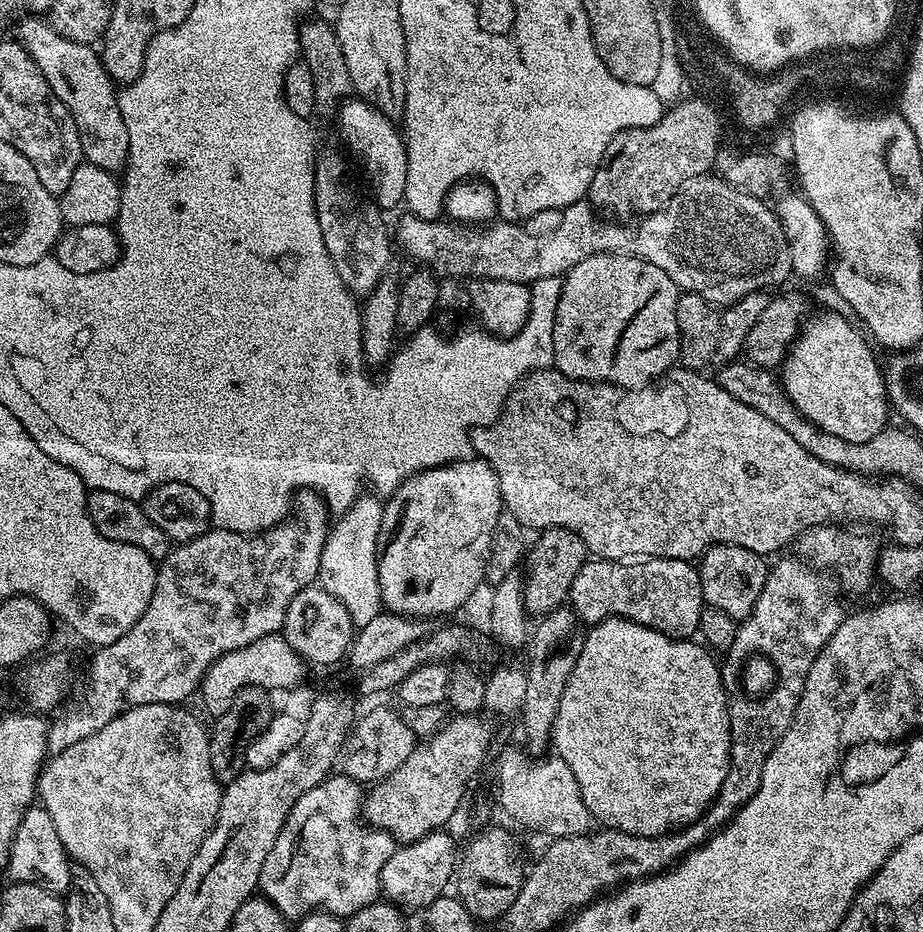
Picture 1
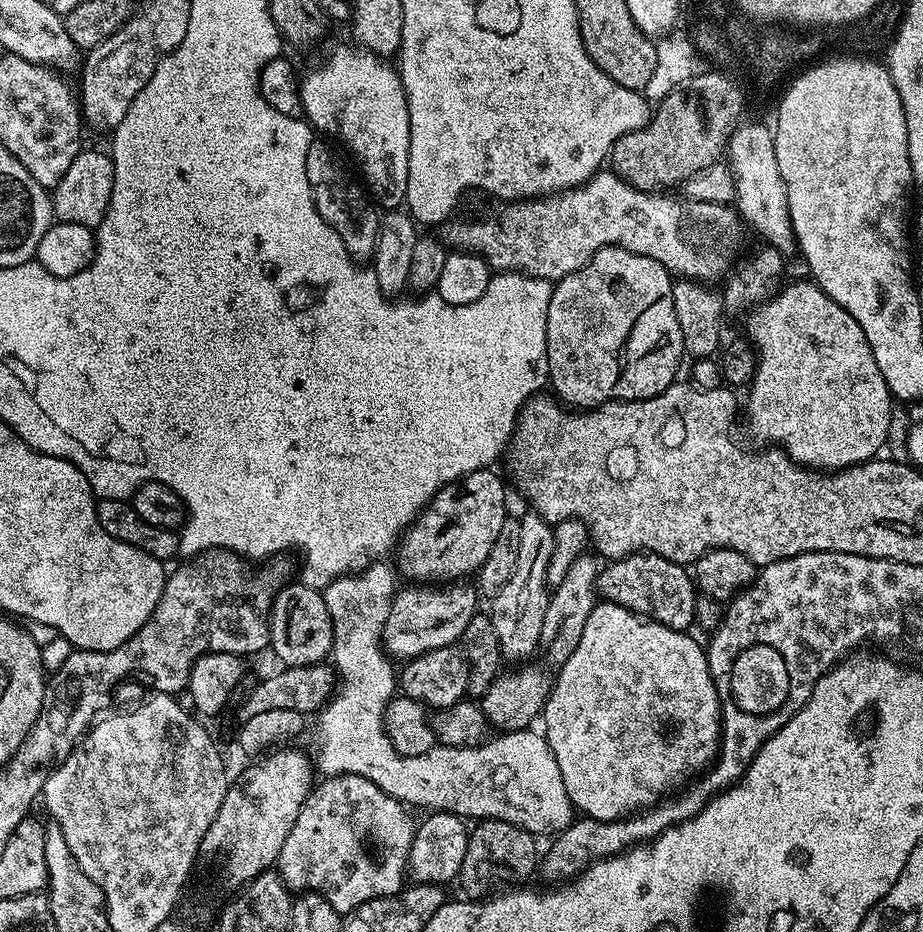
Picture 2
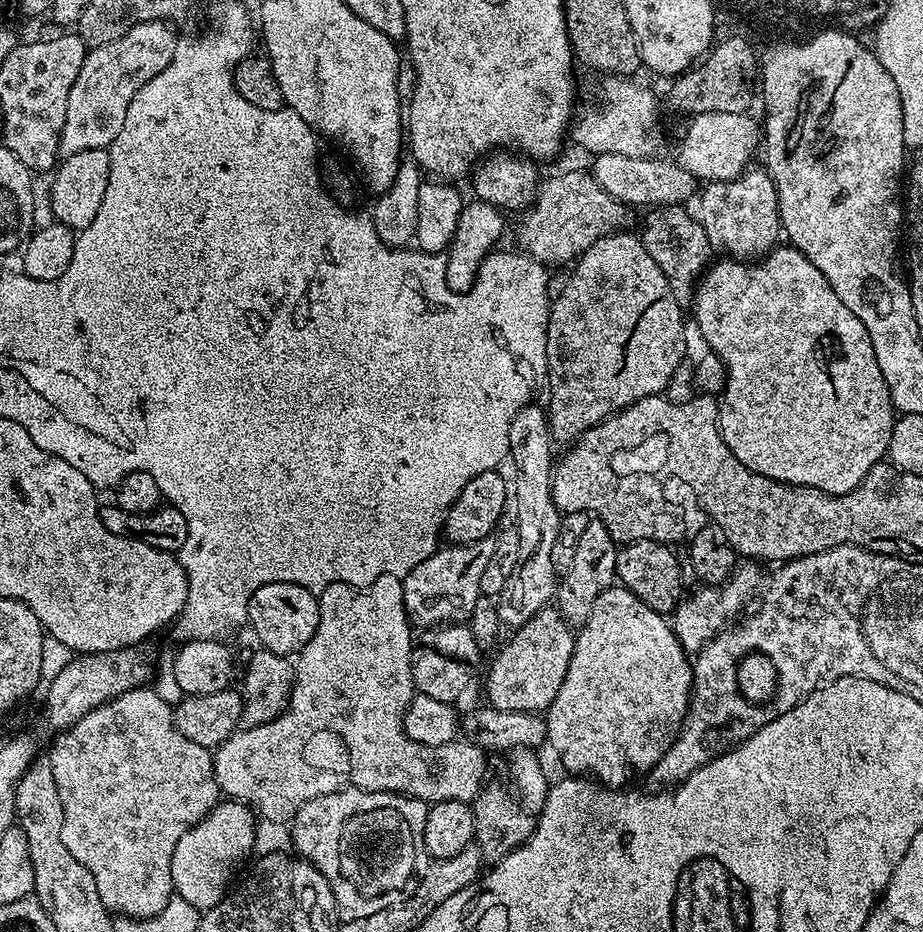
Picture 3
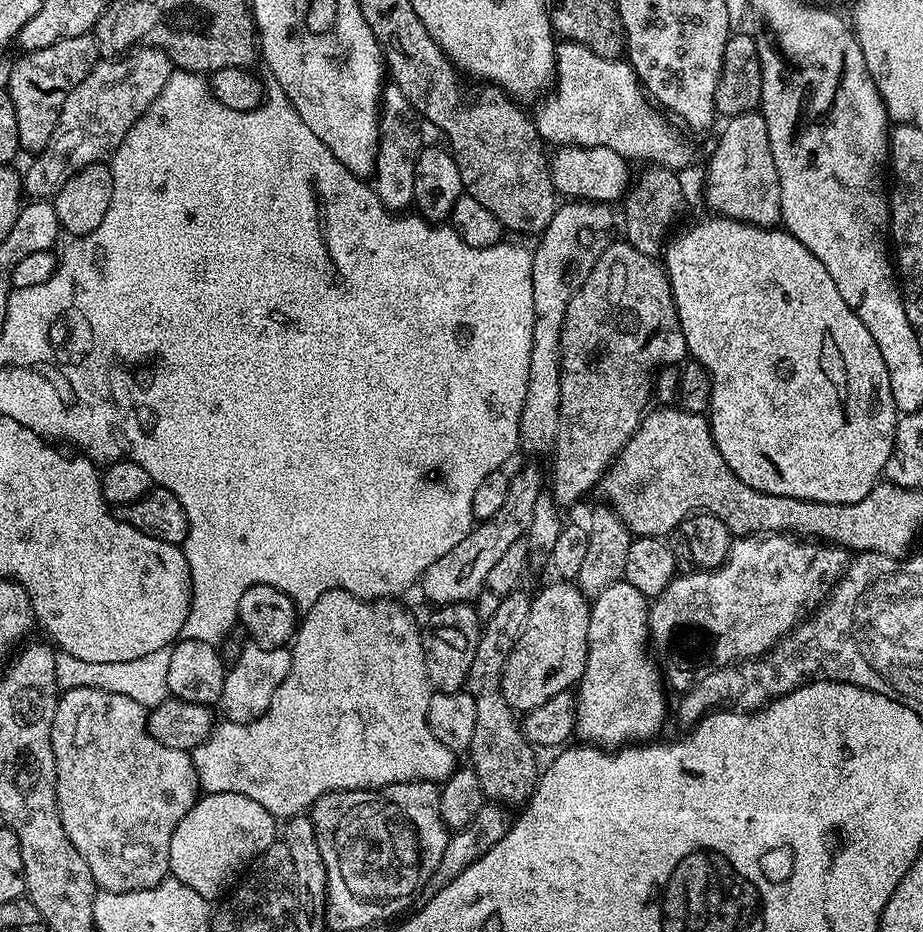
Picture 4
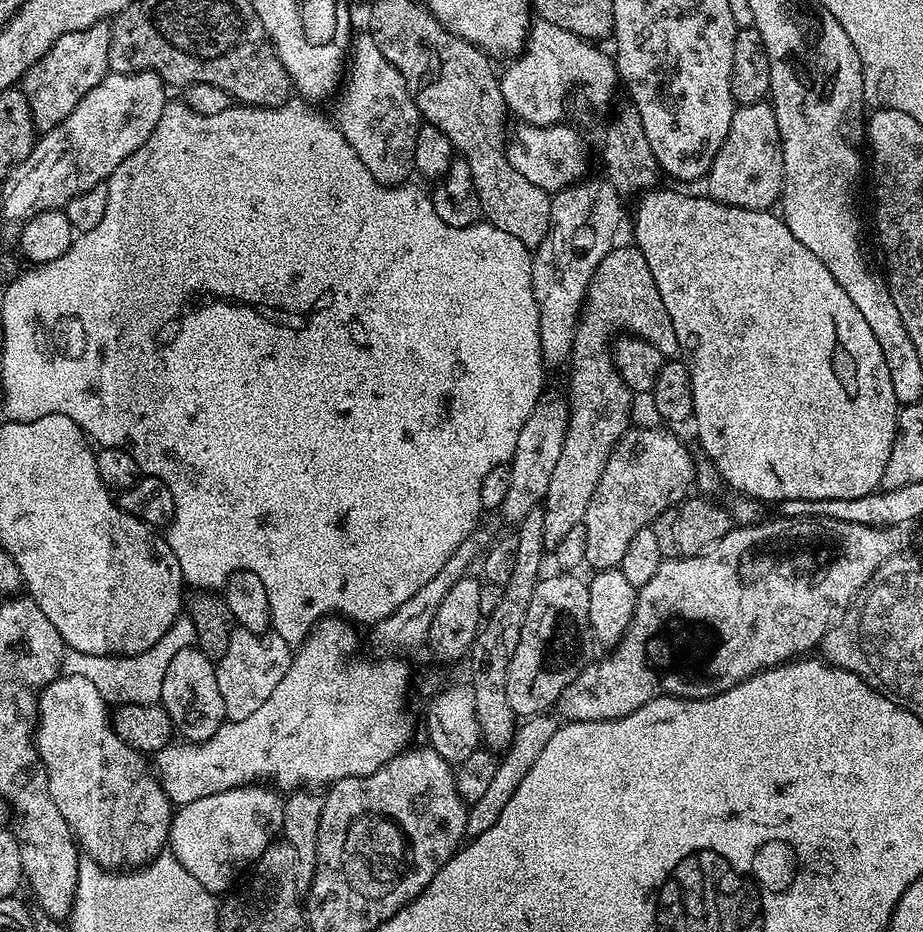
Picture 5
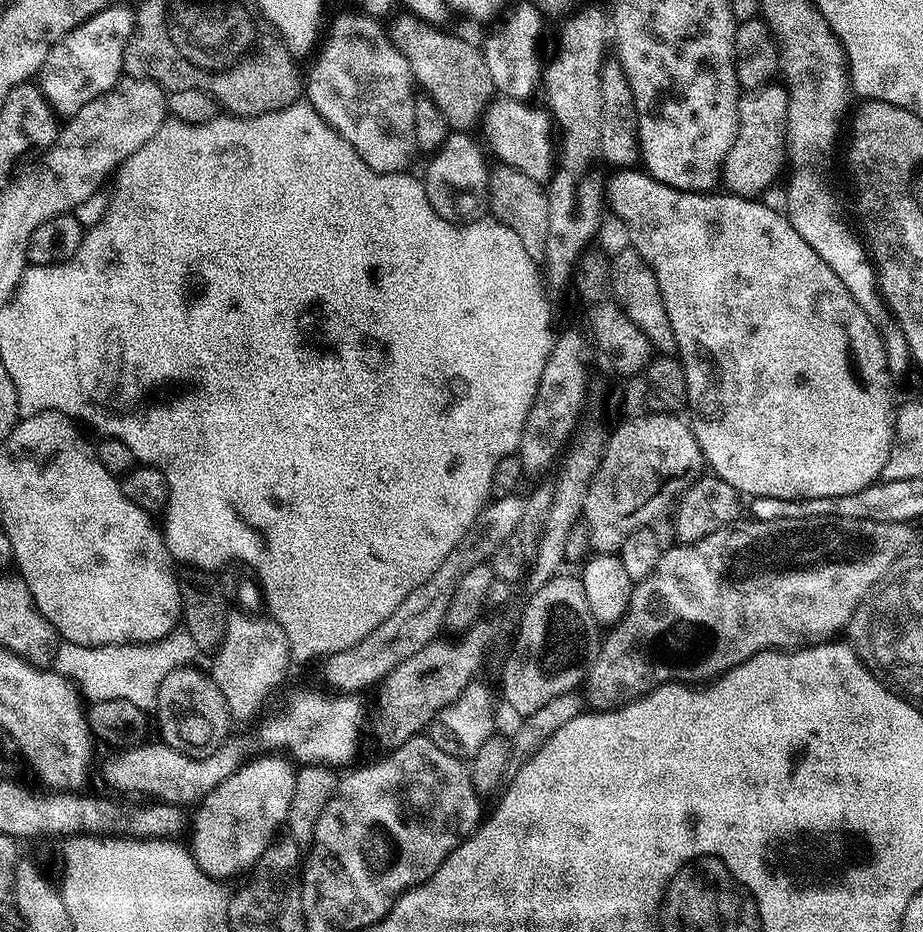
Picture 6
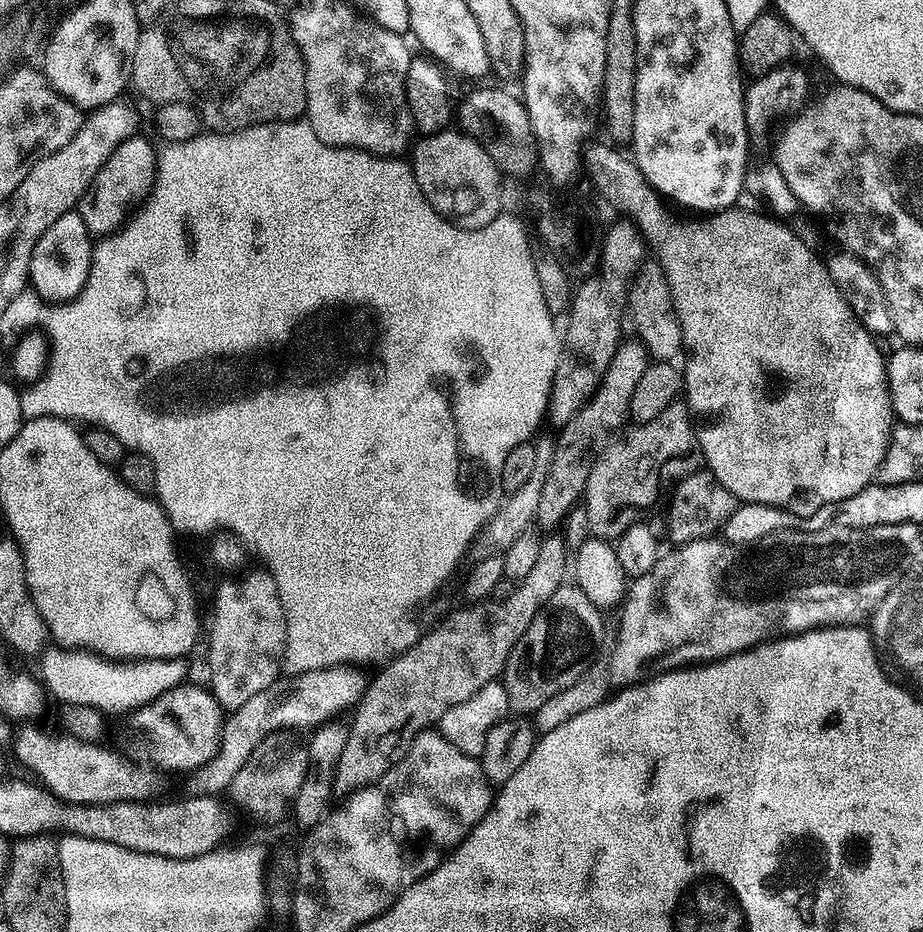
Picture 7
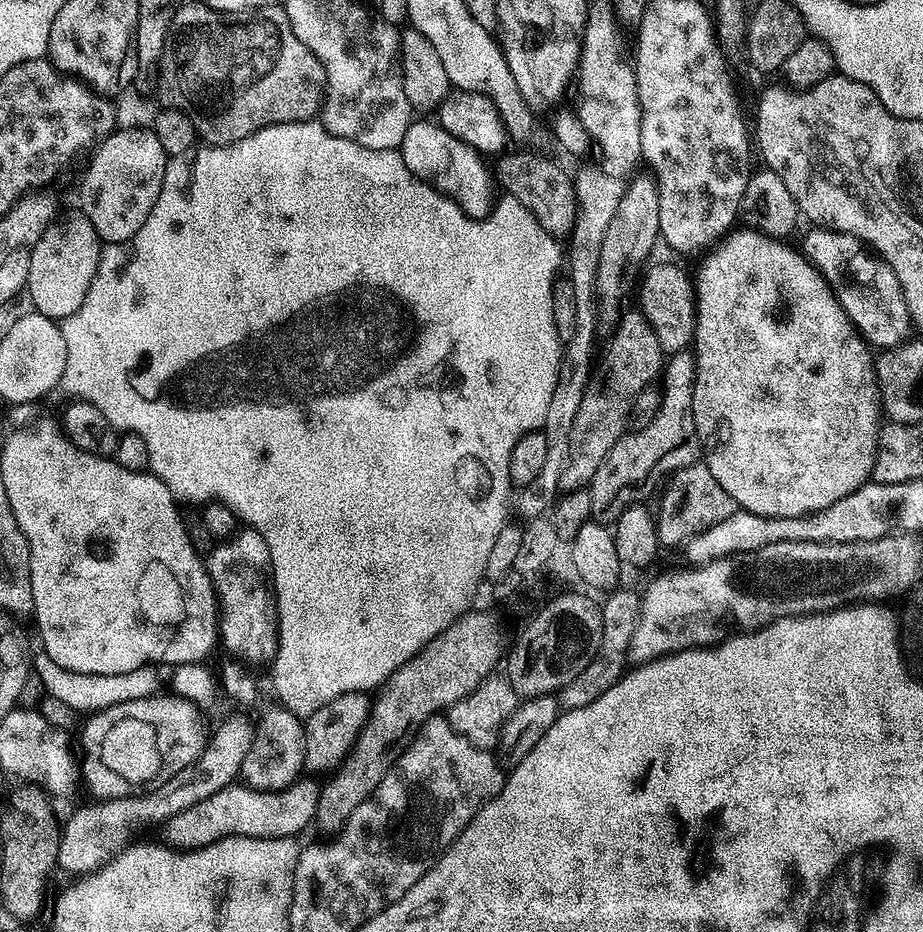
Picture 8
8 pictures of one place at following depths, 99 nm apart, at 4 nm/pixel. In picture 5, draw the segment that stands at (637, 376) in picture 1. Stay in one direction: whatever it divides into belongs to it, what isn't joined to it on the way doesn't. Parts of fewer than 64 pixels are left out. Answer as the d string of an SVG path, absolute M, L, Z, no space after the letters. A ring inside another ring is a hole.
M629 246L629 248L620 247L613 247L612 251L608 252L606 258L602 258L602 262L596 267L596 272L592 275L590 283L588 283L588 293L584 296L584 307L580 310L580 325L576 327L576 333L574 334L574 346L572 347L572 355L570 357L572 374L568 378L570 382L568 386L569 393L567 392L566 394L568 401L568 429L566 430L566 438L562 446L562 454L558 458L554 475L550 477L550 490L546 490L542 505L544 510L544 542L548 546L555 546L562 542L562 538L566 538L569 530L574 530L574 526L583 524L586 506L590 506L590 498L594 498L594 486L598 486L598 478L602 478L602 470L606 470L606 462L610 458L612 448L623 438L624 433L630 427L630 421L628 419L632 416L632 399L634 399L634 393L628 388L623 378L620 377L619 370L613 364L613 353L610 351L610 345L613 343L614 337L617 334L627 334L644 339L646 342L650 342L650 345L656 347L661 357L664 358L676 358L682 352L680 343L678 342L678 334L674 334L674 322L670 322L670 314L666 314L666 305L662 303L662 294L658 294L658 286L654 282L654 274L650 274L650 266L646 266L646 258L640 253L640 249L635 246Z

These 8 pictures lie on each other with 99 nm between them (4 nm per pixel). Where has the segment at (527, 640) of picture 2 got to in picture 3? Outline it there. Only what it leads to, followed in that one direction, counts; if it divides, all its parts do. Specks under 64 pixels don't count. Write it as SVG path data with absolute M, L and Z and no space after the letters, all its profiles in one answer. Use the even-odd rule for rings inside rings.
M536 402L524 405L514 422L508 423L508 460L516 471L516 488L514 484L514 504L516 500L516 521L514 527L520 545L518 546L518 566L510 574L510 582L495 597L498 618L505 629L521 628L538 610L553 603L558 583L558 568L552 561L556 552L556 539L562 536L562 513L556 507L552 497L552 465L554 463L554 441L552 429L548 426L548 413Z

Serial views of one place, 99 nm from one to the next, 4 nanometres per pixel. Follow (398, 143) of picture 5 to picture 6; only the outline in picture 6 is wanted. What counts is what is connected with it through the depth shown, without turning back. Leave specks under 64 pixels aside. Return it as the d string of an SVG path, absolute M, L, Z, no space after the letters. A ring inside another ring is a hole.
M351 10L352 12L344 12L341 16L336 16L332 20L332 25L328 28L328 37L319 45L320 53L316 56L316 61L312 64L312 69L306 72L306 100L307 103L314 106L314 110L324 121L339 134L343 140L350 142L350 146L354 146L356 153L362 158L362 162L366 162L366 166L370 166L375 172L402 172L411 169L413 166L412 159L418 156L416 147L416 135L414 134L414 102L416 96L414 89L414 79L411 68L408 65L406 57L399 52L396 45L393 44L391 35L384 30L380 24L381 21L375 16L365 15L360 10Z

